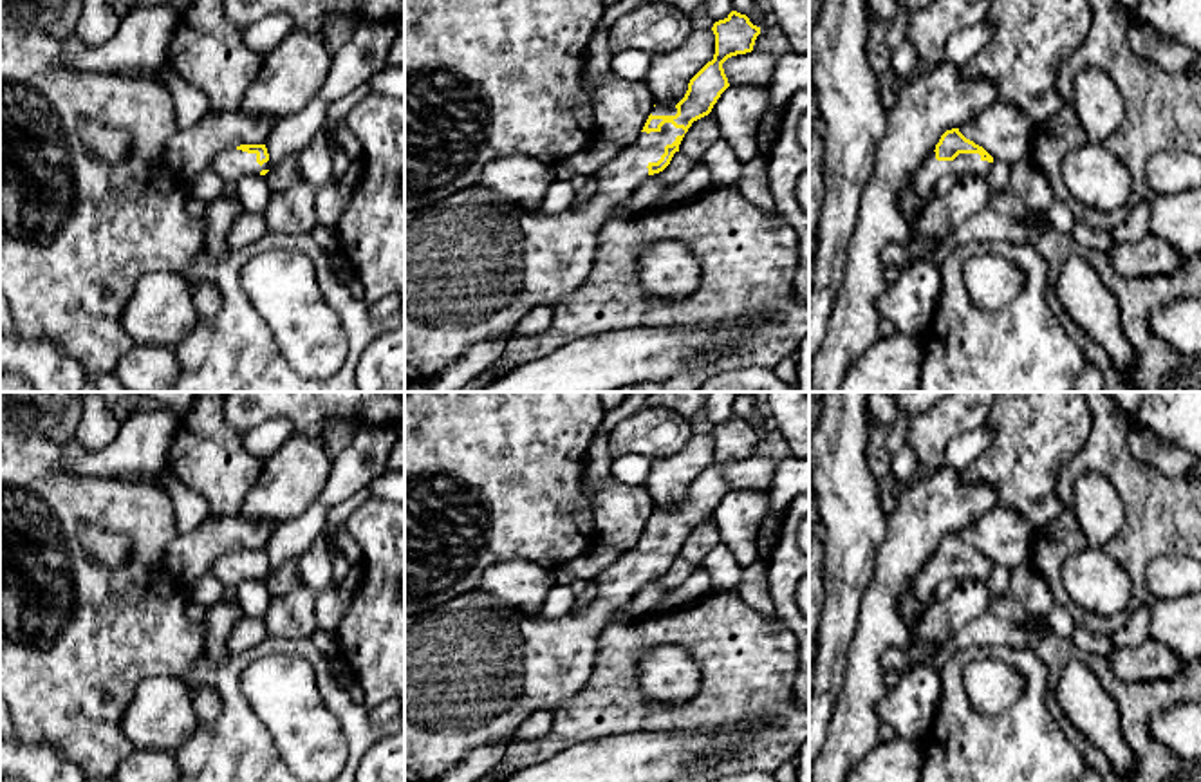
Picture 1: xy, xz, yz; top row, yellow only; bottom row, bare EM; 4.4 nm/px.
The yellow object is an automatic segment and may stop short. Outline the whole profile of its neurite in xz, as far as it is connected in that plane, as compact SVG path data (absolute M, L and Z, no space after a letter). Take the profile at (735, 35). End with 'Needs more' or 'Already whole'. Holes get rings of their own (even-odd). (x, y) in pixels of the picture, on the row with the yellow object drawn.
M737 11L715 22L712 31L715 34L713 60L690 79L688 90L677 105L654 105L641 135L598 170L598 190L583 204L573 206L558 215L547 215L540 209L527 211L507 202L486 186L477 184L430 208L405 213L406 381L430 381L437 377L455 365L473 343L509 334L526 314L536 309L553 309L587 280L592 271L600 228L616 215L645 179L663 172L670 164L692 123L708 116L721 94L730 87L722 63L731 56L751 52L760 34L760 27L753 25L746 14Z. Needs more

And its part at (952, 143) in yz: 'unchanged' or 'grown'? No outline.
grown

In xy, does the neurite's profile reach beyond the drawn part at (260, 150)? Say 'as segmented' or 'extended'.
extended

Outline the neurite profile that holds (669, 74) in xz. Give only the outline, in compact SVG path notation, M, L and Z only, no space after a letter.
M694 29L681 47L654 54L645 78L657 105L677 105L690 79L713 60L715 34L712 29Z

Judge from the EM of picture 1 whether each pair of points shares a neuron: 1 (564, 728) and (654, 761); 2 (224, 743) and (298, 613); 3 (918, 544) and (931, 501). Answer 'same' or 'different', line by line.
1: different
2: different
3: same

